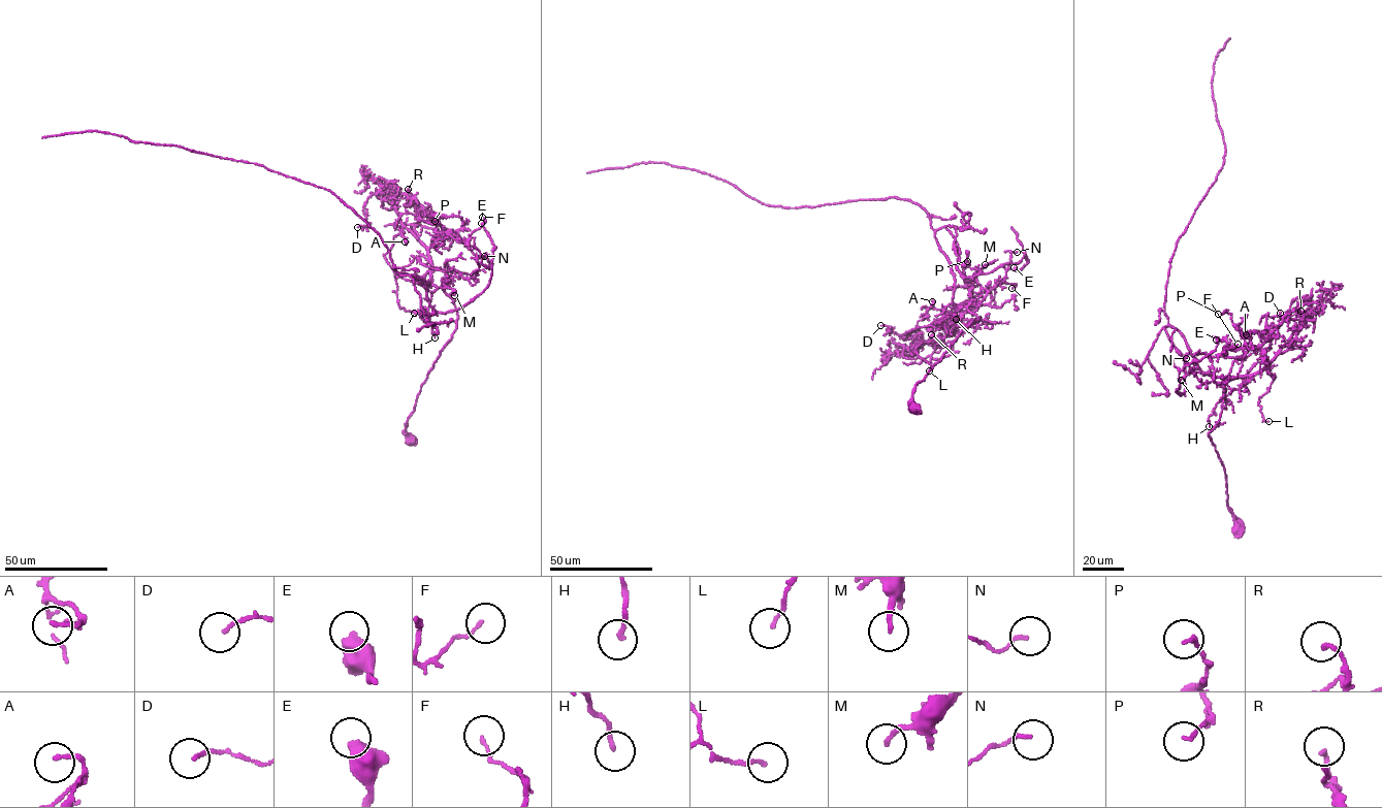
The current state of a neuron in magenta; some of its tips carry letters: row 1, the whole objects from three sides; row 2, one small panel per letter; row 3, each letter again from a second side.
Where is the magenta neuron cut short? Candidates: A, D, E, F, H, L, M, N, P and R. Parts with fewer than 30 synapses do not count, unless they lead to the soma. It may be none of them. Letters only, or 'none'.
none

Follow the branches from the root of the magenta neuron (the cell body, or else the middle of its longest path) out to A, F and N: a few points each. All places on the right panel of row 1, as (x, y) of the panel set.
A: (1239, 529), (1209, 432), (1219, 419), (1225, 383), (1247, 376), (1248, 382), (1271, 348), (1266, 333), (1246, 334)
F: (1239, 529), (1209, 432), (1219, 419), (1225, 383), (1268, 363), (1257, 349), (1222, 354), (1238, 344)
N: (1239, 529), (1227, 505), (1225, 471), (1209, 435), (1219, 419), (1224, 383), (1201, 382), (1191, 372), (1186, 358)

